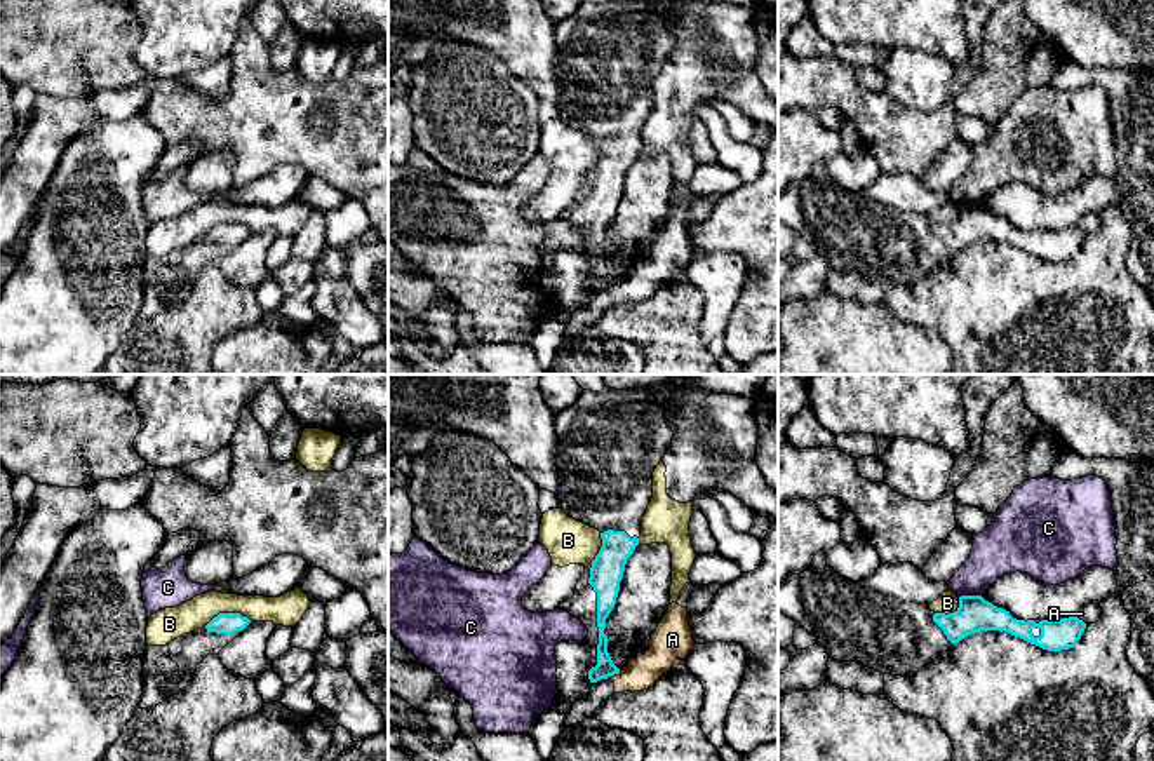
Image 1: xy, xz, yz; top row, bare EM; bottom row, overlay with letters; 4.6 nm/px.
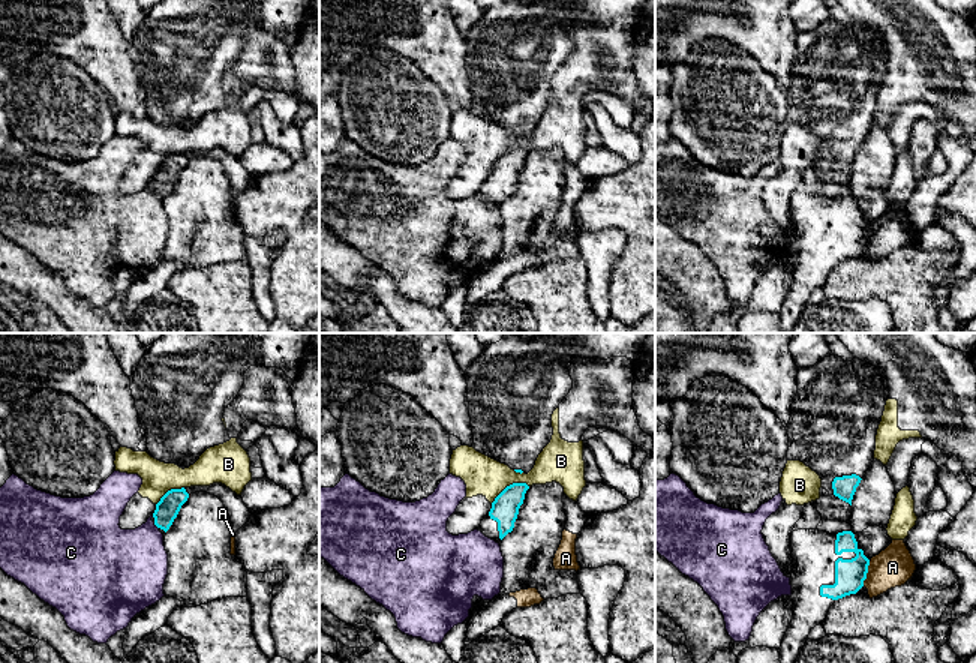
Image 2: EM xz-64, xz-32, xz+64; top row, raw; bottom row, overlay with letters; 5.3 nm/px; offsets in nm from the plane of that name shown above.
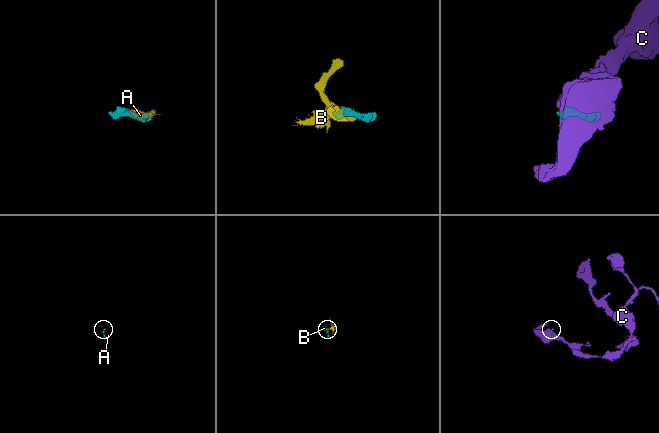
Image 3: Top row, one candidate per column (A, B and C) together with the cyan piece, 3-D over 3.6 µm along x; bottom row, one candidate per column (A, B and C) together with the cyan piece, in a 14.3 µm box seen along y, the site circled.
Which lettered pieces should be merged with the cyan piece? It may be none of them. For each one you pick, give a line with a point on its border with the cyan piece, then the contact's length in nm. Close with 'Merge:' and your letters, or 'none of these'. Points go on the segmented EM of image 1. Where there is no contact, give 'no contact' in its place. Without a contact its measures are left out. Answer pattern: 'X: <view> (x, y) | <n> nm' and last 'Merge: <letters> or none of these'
Merge: none of these

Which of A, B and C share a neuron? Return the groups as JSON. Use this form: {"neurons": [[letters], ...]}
{"neurons": [["A"], ["B"], ["C"]]}

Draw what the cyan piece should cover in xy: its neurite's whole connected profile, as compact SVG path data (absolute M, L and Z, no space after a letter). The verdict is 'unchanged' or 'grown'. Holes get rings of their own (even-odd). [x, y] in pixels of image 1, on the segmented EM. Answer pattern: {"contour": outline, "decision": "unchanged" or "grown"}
{"contour": "M219 613L205 627L165 646L146 646L143 655L141 709L155 707L183 691L207 655L219 655L251 620L240 613Z", "decision": "grown"}

